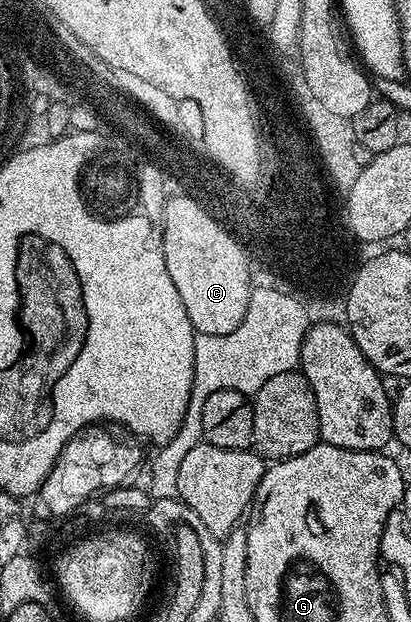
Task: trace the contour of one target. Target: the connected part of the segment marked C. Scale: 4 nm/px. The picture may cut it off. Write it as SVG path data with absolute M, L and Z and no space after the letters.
M186 193L171 194L162 211L162 240L168 277L184 301L188 321L200 335L227 335L244 321L252 290L247 248Z

